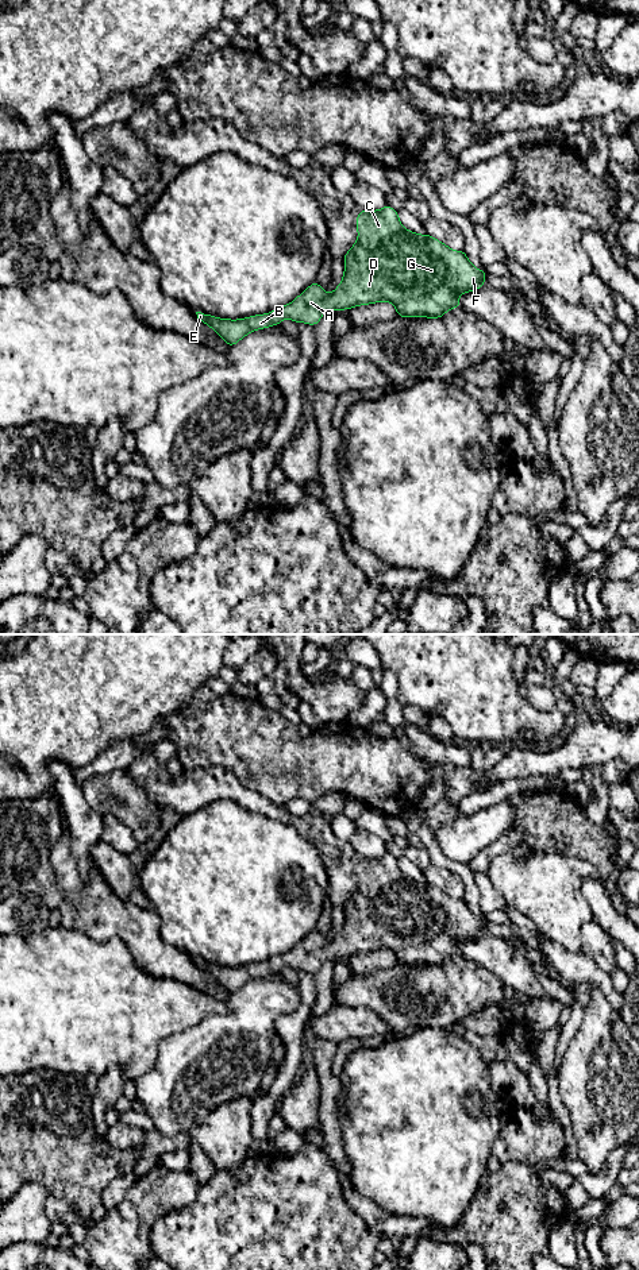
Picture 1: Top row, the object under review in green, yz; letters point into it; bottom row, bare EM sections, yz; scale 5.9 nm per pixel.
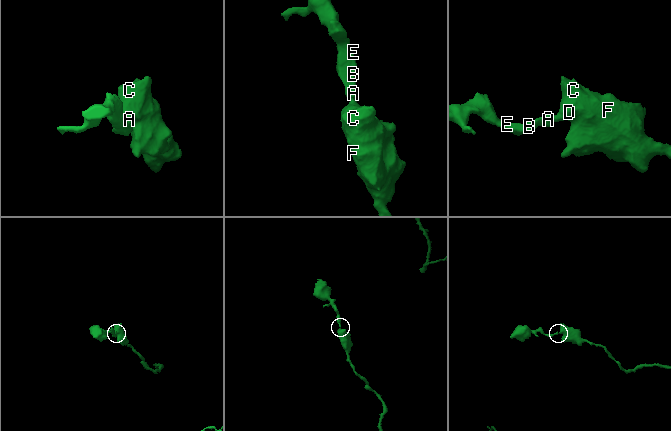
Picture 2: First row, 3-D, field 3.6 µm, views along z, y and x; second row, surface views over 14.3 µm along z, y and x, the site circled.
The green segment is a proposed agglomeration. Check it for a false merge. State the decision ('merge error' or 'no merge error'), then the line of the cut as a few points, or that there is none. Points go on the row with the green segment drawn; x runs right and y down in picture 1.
no merge error; cut none

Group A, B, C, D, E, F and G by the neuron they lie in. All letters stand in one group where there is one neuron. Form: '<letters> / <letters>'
A B C D E F G

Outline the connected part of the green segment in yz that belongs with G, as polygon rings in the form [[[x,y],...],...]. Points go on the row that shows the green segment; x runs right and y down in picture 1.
[[[390,205],[380,211],[363,211],[357,217],[358,240],[343,258],[344,274],[340,285],[327,296],[317,282],[308,286],[290,304],[266,314],[228,320],[196,312],[197,319],[208,324],[231,348],[247,333],[278,325],[284,319],[316,325],[326,310],[351,309],[380,301],[394,305],[400,317],[439,319],[451,308],[462,308],[458,296],[482,286],[485,271],[474,267],[465,251],[454,251],[430,235],[419,235],[405,229],[397,211]]]

